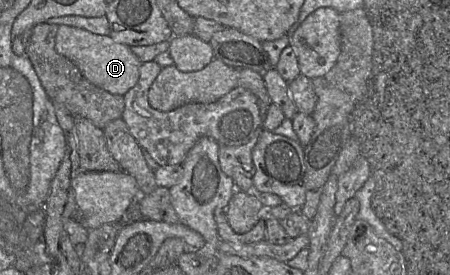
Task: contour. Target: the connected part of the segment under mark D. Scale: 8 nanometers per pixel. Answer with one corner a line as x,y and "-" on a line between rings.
60,25
56,35
55,50
71,60
89,82
113,95
124,96
138,82
142,62
133,53
131,47
117,43
109,36

